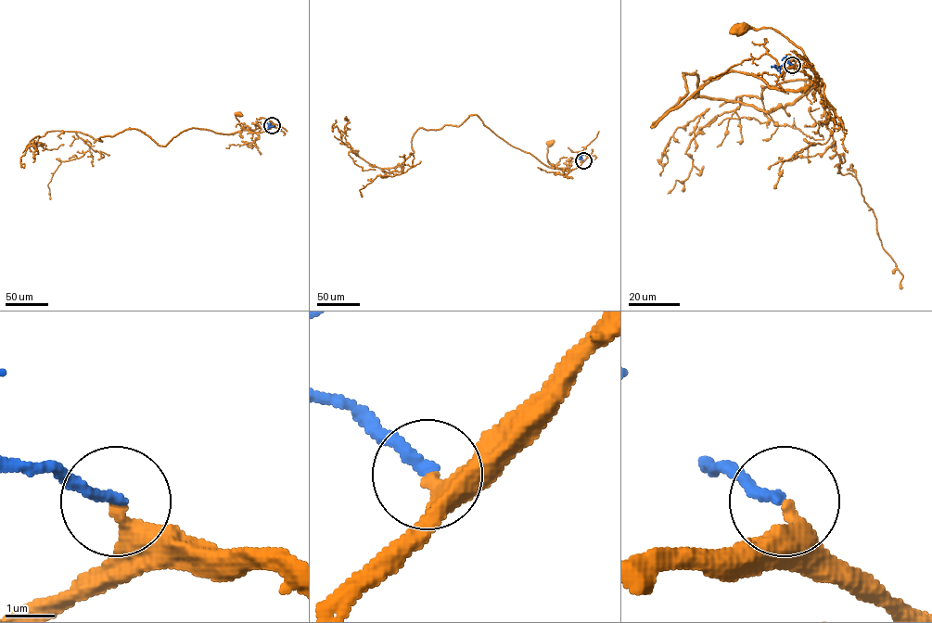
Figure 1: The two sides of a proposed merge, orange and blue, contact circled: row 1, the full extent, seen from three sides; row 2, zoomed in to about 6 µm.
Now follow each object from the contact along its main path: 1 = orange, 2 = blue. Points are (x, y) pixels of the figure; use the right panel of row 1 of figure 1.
1: (792, 65), (819, 84), (822, 82), (804, 52), (779, 32), (771, 28), (753, 29), (740, 25), (738, 29)
2: (792, 65), (787, 61), (775, 68), (772, 66)

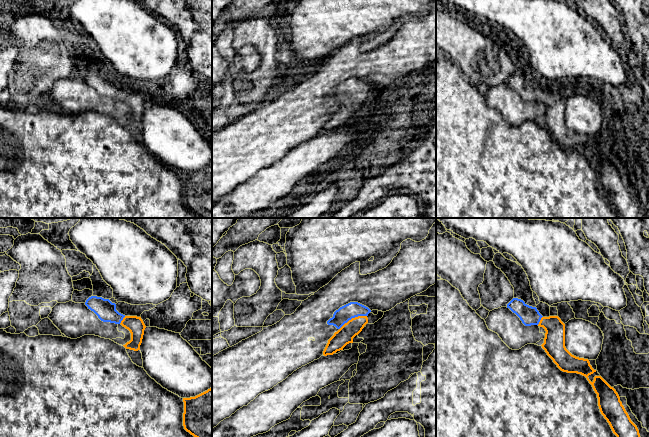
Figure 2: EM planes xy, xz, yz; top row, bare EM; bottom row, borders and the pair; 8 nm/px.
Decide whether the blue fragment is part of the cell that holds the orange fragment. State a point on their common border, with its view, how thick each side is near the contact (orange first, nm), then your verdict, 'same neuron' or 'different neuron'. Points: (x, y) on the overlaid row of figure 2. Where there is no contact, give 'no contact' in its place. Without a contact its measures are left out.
xz (352, 318) | 140/130 nm | same neuron

